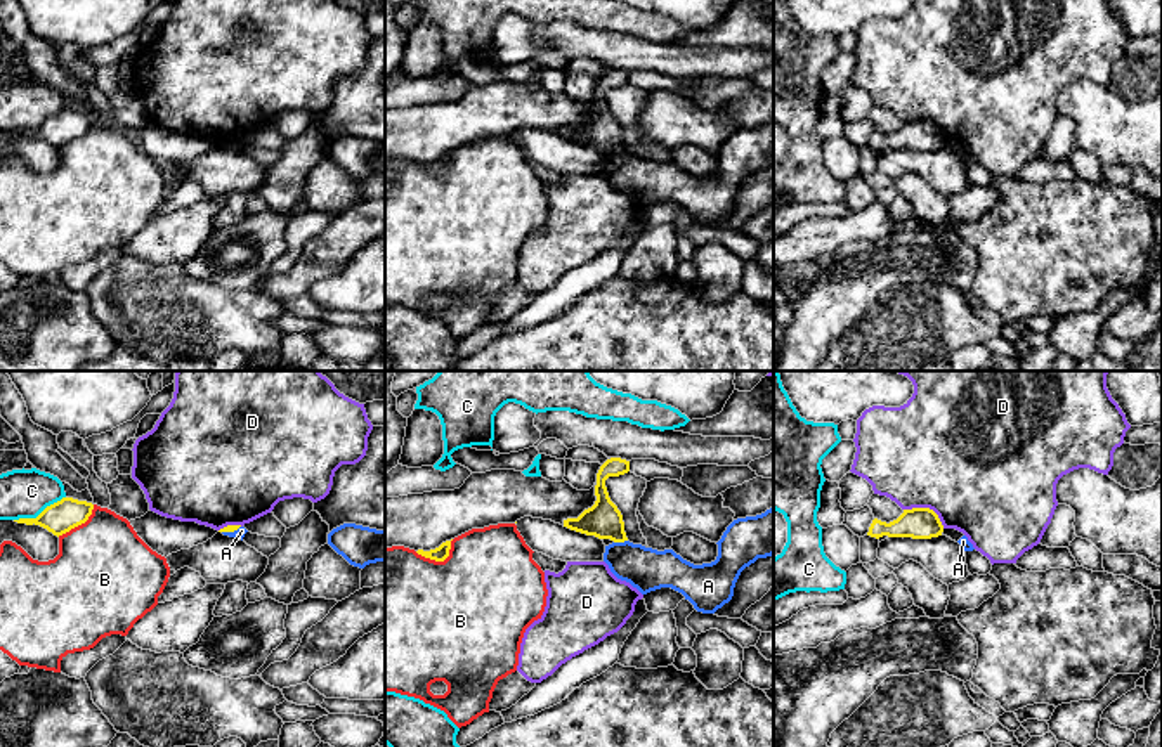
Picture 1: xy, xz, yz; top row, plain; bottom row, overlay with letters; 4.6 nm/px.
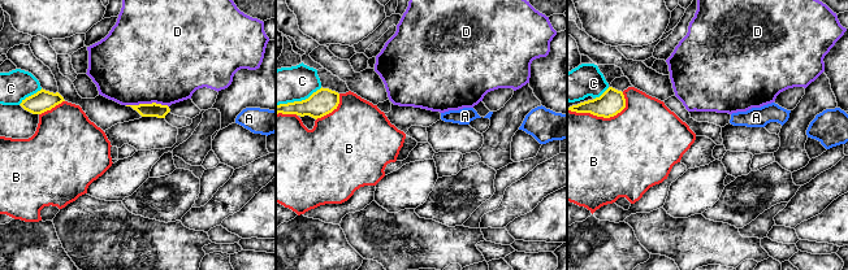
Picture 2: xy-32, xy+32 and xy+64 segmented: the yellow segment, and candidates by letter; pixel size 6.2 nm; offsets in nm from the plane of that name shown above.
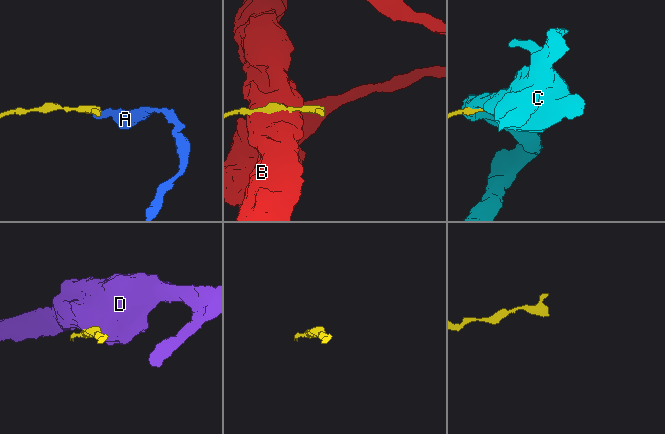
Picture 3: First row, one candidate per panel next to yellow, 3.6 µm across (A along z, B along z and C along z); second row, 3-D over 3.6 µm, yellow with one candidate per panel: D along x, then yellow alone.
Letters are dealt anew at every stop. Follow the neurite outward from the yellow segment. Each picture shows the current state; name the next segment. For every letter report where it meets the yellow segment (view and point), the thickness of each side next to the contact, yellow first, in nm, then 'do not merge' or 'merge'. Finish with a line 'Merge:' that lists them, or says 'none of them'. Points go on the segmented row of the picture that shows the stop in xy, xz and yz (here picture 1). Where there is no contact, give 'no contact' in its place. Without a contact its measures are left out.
A: xz (620, 541) | 170/200 nm | do not merge
B: xz (439, 560) | 70/500 nm | do not merge
C: xy (40, 513) | 150/220 nm | do not merge
D: yz (926, 508) | 140/500 nm | do not merge
Merge: none of them

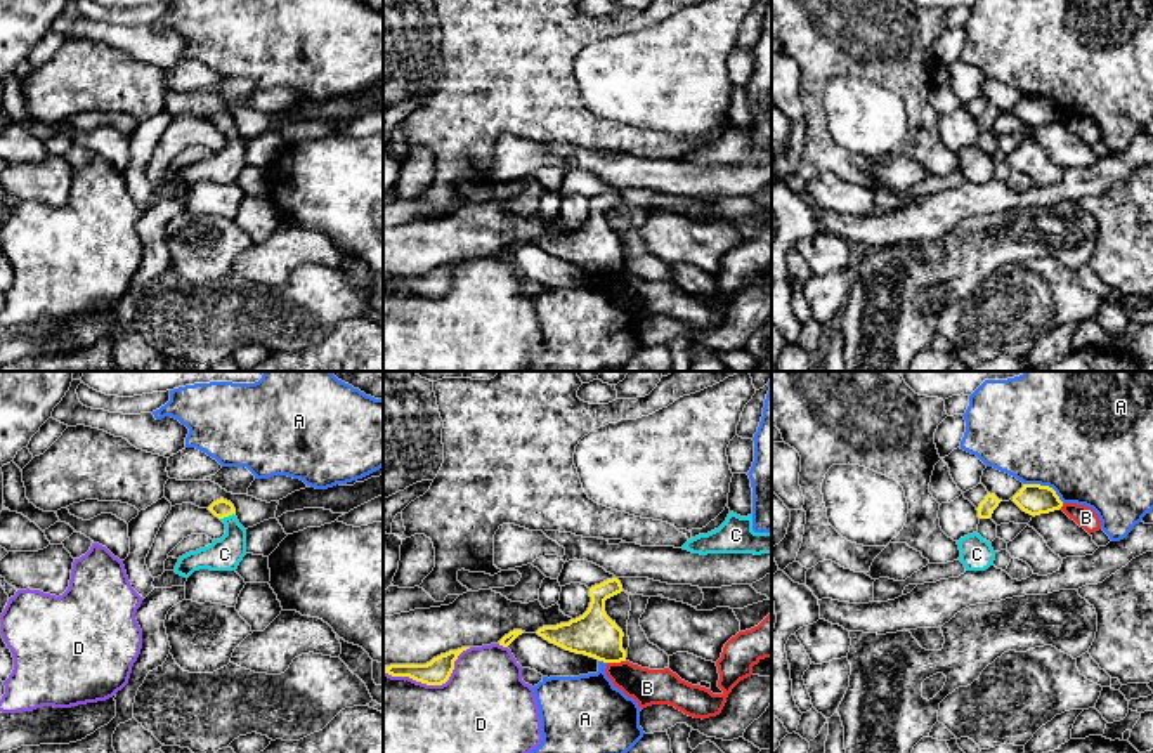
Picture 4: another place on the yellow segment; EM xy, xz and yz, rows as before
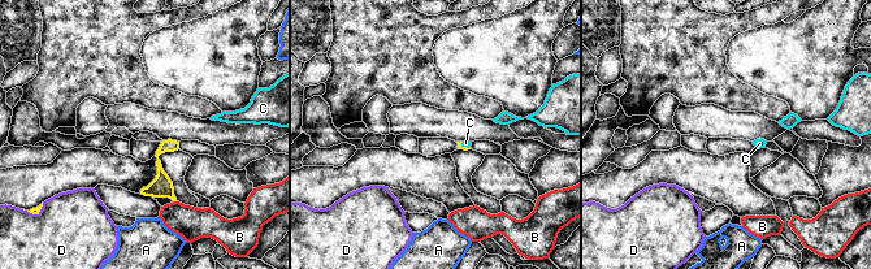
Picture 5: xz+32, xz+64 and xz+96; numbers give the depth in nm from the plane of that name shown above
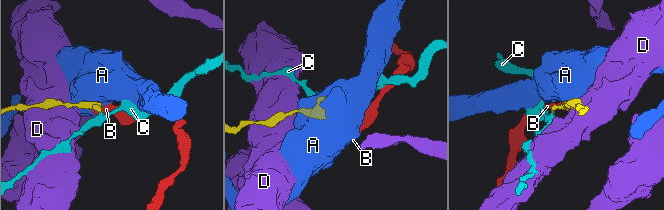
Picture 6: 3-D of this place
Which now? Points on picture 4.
A: yz (1044, 486) | 140/480 nm | do not merge
B: xz (616, 661) | 200/170 nm | do not merge
C: xy (227, 516) | 90/150 nm | merge
D: xz (432, 684) | 120/400 nm | do not merge
Merge: C

